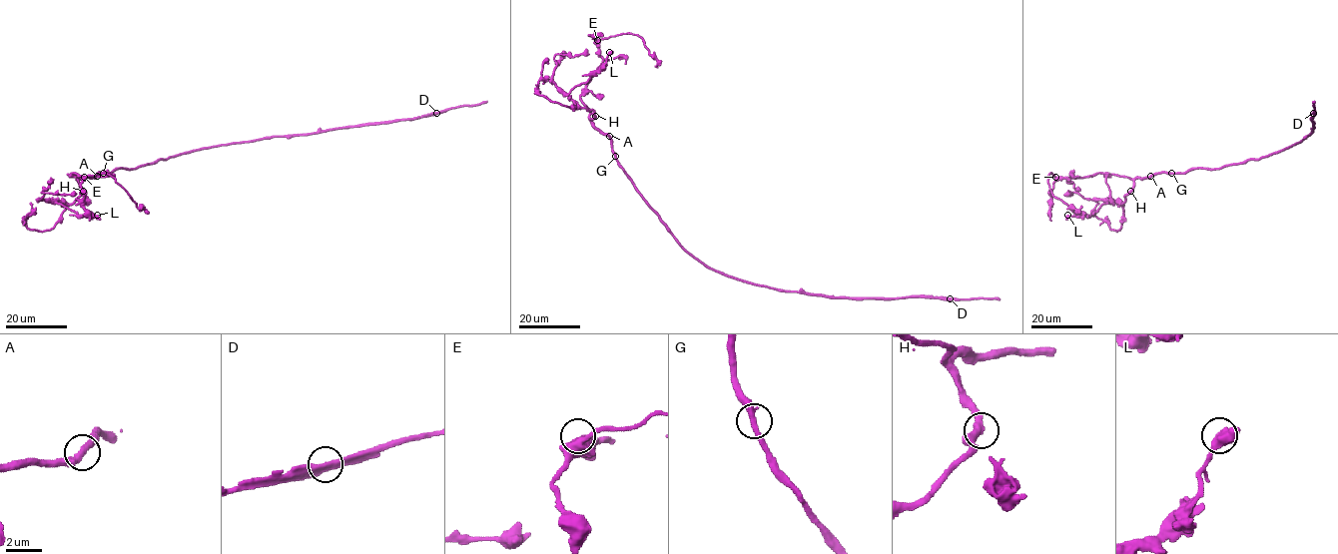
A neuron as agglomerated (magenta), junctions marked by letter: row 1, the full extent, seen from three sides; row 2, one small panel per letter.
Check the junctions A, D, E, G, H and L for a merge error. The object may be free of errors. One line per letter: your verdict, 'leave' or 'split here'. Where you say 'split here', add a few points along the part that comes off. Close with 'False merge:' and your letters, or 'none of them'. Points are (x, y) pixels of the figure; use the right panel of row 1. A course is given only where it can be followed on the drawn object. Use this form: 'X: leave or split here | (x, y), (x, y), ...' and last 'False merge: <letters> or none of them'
A: leave
D: split here | (1314, 113), (1310, 119), (1312, 131), (1306, 136)
E: leave
G: leave
H: leave
L: leave
False merge: D

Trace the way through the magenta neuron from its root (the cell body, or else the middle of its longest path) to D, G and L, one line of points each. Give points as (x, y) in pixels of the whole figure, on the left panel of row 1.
D: (165, 159), (200, 149), (273, 136), (386, 124), (436, 113)
G: (165, 159), (137, 168), (117, 168), (103, 173)
L: (165, 159), (79, 178), (80, 196), (71, 204), (56, 202), (79, 215), (97, 215)

